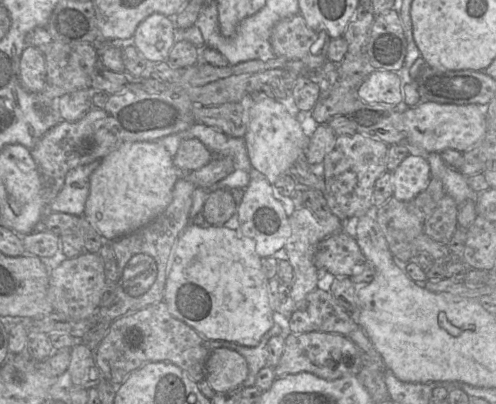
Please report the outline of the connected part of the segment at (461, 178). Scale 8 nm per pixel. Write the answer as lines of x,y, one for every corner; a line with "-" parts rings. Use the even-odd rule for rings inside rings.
422,153
430,166
431,177
439,179
444,188
444,193
451,196
457,204
466,200
476,202
477,192
468,184
467,177
457,169
447,166
442,160
440,153

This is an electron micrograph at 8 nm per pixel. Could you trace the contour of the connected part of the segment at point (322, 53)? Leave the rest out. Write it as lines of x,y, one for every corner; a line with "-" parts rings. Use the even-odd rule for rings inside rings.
300,14
279,21
270,37
276,57
299,60
308,70
318,70
328,61
330,40
325,32
309,28

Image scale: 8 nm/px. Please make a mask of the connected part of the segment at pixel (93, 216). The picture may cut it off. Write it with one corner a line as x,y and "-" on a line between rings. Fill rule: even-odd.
128,141
100,160
100,165
90,175
90,193
86,201
84,216
103,236
112,242
131,234
157,218
170,204
172,190
182,176
173,157
160,141

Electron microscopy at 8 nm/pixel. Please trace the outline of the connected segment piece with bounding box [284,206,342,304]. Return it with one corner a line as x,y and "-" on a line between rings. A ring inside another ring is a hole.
305,206
297,208
289,216
291,235
287,239
284,249
288,255
288,261
294,270
294,281
290,287
291,297
296,304
303,301
306,296
317,288
319,280
319,268
315,264
315,253
319,243
329,235
342,231
342,220
331,215
327,219
317,218

